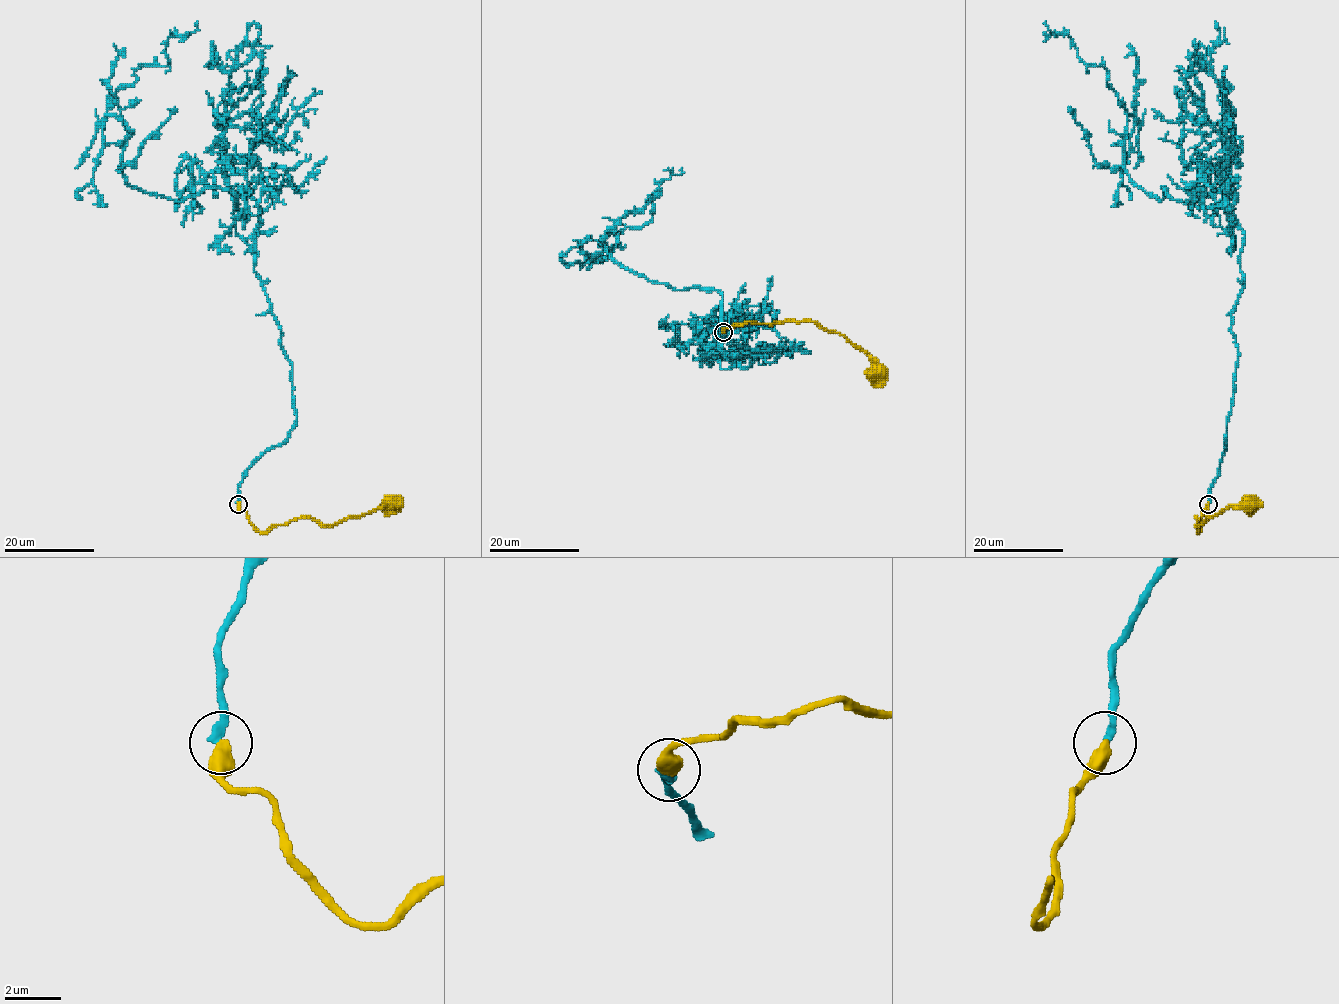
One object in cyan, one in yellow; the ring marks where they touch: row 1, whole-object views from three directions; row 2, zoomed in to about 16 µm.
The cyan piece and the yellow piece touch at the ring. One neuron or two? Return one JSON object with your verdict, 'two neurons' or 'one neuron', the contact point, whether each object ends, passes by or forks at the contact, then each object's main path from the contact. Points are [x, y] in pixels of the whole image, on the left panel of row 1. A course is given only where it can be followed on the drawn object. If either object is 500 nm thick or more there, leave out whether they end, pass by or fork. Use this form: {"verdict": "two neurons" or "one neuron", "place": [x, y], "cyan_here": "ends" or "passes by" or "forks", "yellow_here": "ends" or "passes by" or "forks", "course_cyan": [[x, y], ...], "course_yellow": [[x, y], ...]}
{"verdict": "two neurons", "place": [238, 504], "course_cyan": [[238, 504], [296, 420], [280, 325], [231, 192], [176, 201], [124, 178], [115, 98], [196, 21]], "course_yellow": [[238, 504], [260, 532], [268, 532], [303, 517], [334, 525], [393, 502]]}

